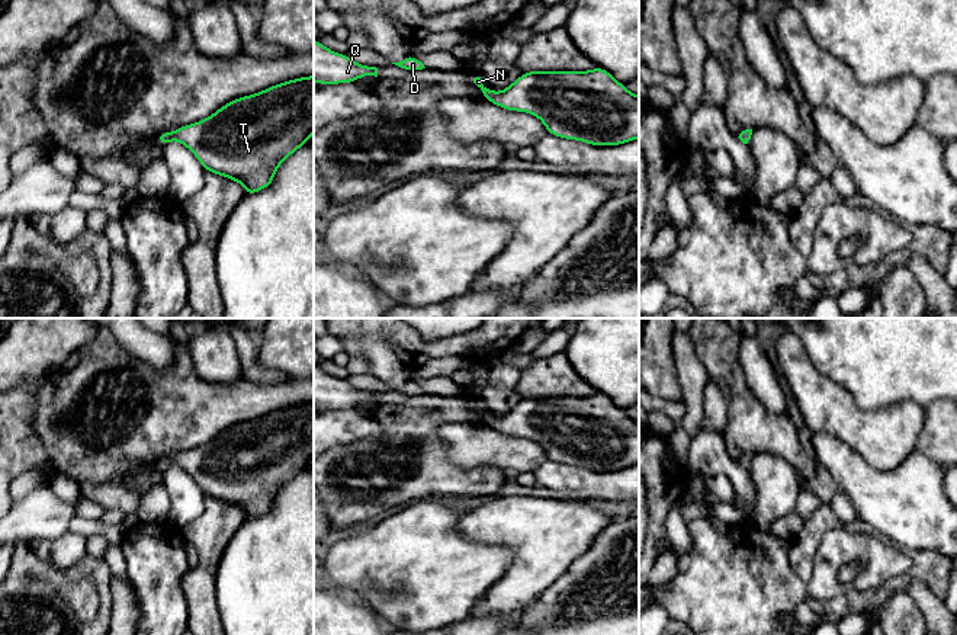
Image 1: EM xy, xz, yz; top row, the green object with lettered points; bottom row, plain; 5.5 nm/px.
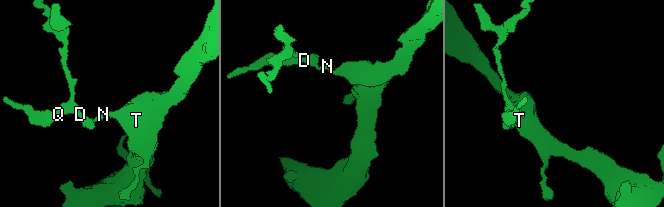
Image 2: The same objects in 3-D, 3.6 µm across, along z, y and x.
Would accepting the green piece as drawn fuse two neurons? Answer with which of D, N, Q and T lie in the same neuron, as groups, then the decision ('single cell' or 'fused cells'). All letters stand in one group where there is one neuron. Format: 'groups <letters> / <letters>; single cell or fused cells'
groups D N Q T; single cell

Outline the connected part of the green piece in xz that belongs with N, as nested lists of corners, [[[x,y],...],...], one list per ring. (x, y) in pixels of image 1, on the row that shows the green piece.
[[[600,67],[588,71],[527,71],[498,93],[484,86],[482,74],[473,74],[471,84],[482,90],[485,100],[500,108],[537,116],[550,135],[598,147],[639,138],[639,96]]]

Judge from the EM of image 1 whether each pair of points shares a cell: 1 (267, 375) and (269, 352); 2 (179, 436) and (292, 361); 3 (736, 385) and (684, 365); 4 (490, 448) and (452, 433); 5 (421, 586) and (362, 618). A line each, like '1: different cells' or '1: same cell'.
1: different cells
2: different cells
3: different cells
4: same cell
5: different cells

